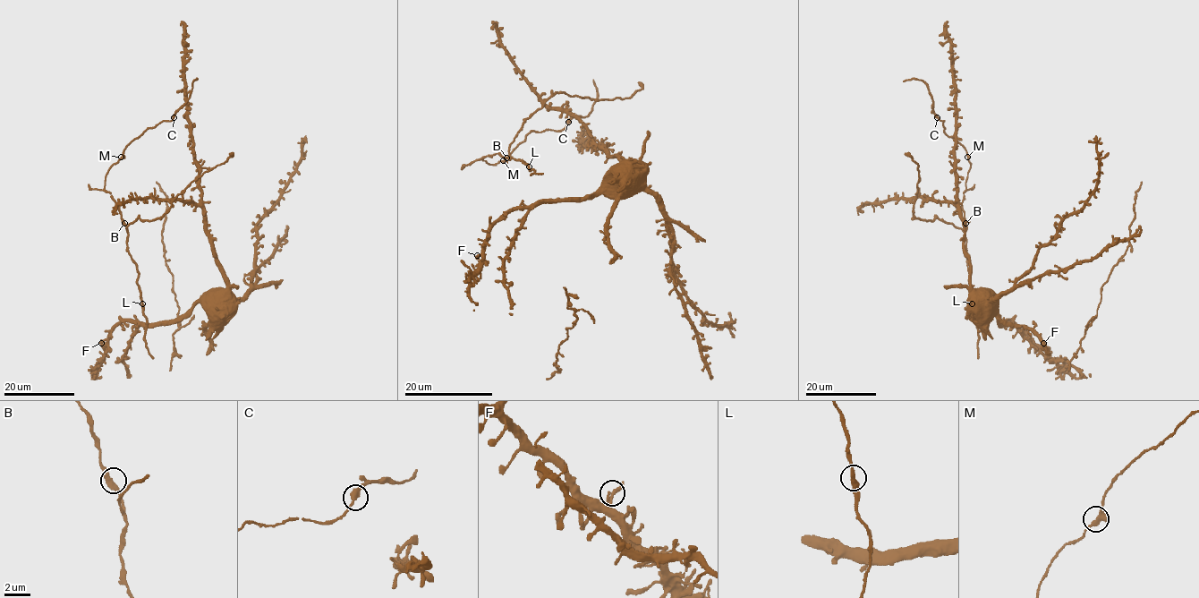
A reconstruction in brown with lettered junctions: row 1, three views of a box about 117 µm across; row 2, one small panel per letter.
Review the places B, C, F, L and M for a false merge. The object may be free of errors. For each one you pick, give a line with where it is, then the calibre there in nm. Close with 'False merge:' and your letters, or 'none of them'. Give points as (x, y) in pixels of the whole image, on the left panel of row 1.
False merge: none of them

